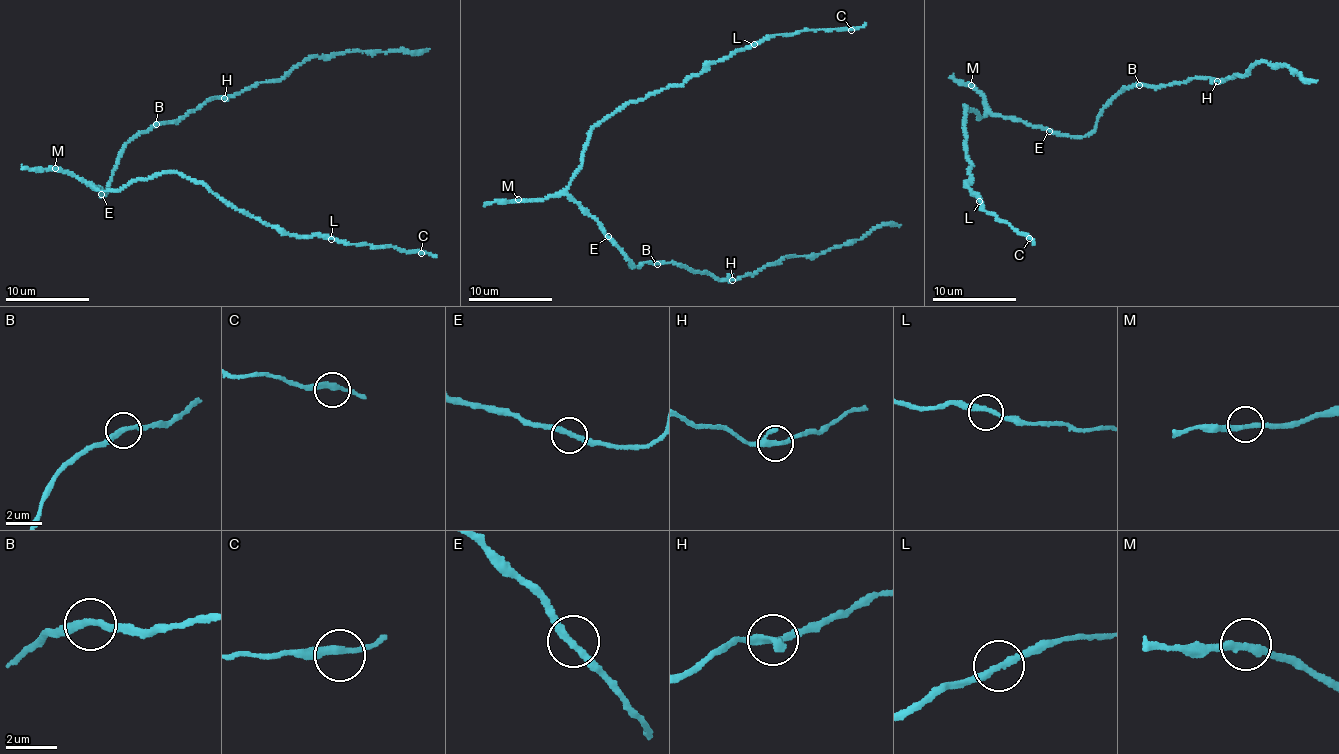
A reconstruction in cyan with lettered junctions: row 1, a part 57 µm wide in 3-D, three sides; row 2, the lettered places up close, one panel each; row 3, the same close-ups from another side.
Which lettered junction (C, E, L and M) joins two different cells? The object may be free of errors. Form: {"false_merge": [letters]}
{"false_merge": []}

